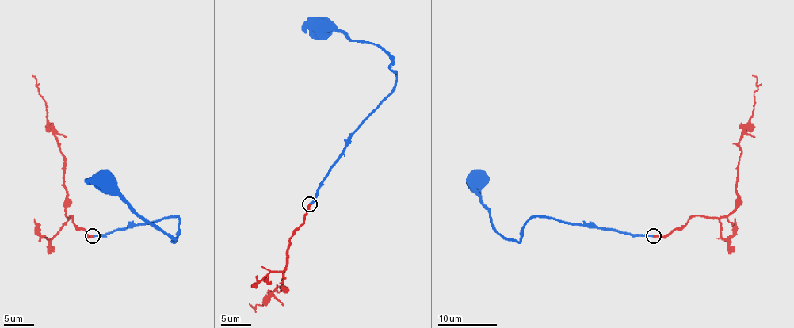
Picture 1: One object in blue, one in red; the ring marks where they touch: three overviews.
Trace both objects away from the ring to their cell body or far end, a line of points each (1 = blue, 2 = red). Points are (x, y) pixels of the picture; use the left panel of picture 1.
1: (92, 235), (175, 216), (179, 225), (177, 238), (173, 241), (158, 228), (145, 222), (104, 183)
2: (92, 235), (74, 223), (72, 216), (65, 215), (63, 154), (55, 128), (47, 120), (46, 101), (32, 75)

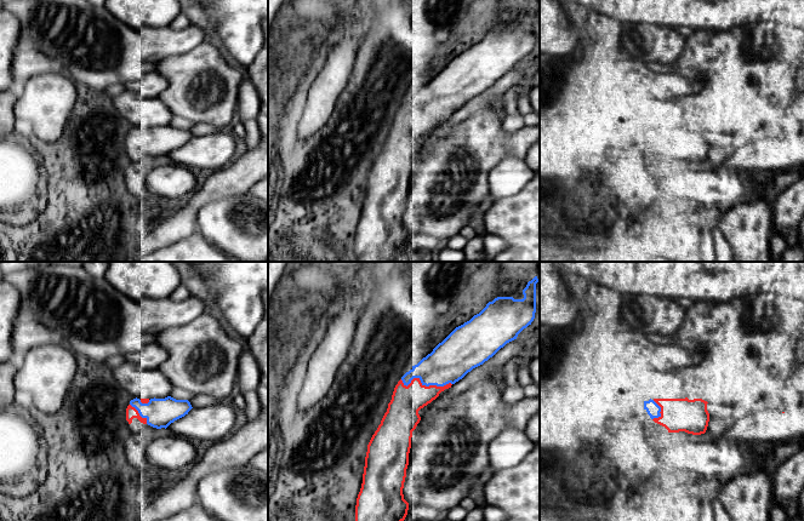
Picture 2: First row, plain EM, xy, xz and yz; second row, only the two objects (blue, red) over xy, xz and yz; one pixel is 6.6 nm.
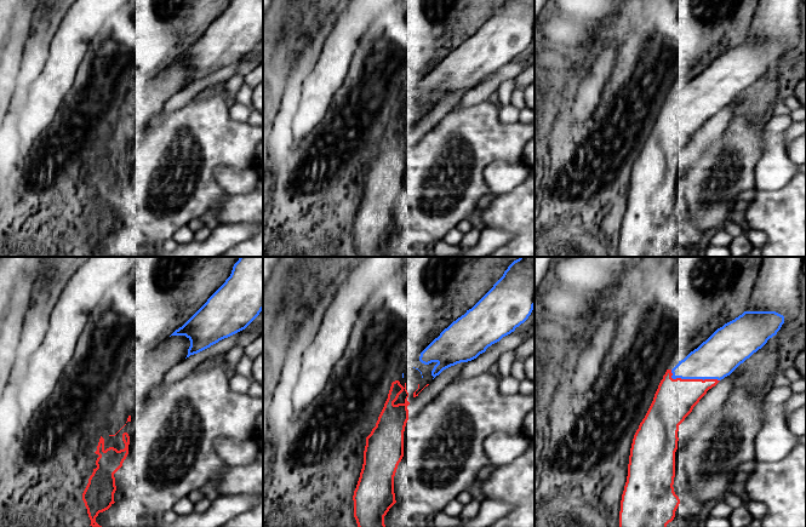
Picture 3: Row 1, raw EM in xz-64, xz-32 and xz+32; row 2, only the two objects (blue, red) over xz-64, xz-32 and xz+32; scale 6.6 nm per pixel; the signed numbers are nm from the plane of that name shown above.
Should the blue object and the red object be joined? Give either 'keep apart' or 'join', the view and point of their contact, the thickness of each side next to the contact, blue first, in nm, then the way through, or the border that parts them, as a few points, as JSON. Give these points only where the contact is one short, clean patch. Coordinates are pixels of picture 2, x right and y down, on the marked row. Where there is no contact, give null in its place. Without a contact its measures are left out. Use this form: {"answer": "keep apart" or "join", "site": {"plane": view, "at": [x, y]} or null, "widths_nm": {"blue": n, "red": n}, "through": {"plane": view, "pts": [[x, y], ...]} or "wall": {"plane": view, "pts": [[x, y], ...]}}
{"answer": "keep apart", "site": {"plane": "xz", "at": [426, 385]}, "widths_nm": {"blue": 280, "red": 220}}

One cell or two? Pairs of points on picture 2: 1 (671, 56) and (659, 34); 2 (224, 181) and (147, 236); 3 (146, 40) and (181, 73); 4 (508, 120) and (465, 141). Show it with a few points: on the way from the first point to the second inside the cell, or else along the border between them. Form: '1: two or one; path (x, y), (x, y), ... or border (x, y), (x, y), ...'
1: one; path (671, 50), (671, 44), (665, 38)
2: one; path (205, 194), (166, 232)
3: two; border (192, 50), (184, 53), (166, 56), (157, 63)
4: two; border (502, 116), (502, 126), (505, 129)

